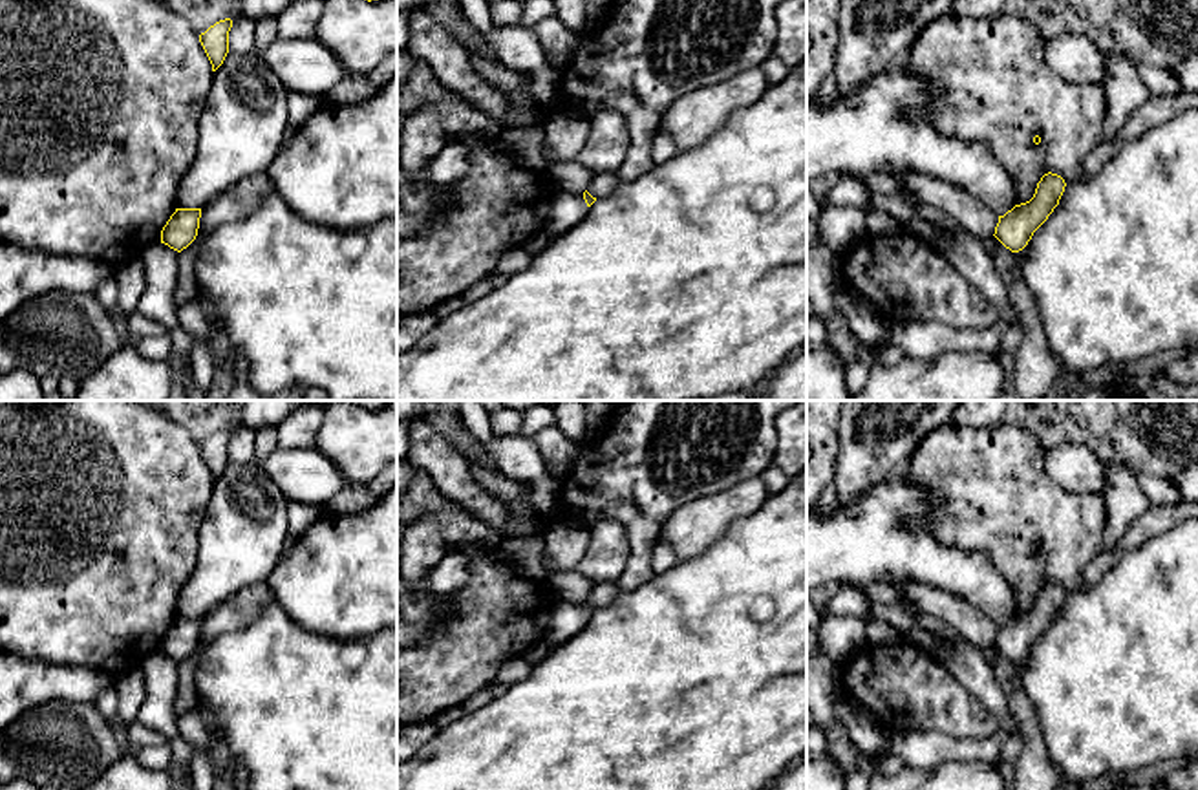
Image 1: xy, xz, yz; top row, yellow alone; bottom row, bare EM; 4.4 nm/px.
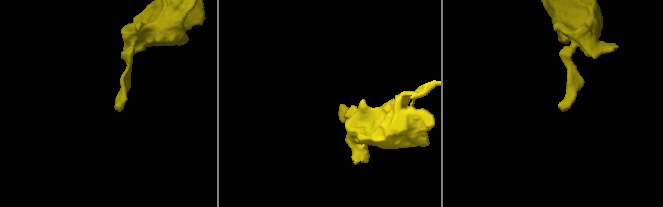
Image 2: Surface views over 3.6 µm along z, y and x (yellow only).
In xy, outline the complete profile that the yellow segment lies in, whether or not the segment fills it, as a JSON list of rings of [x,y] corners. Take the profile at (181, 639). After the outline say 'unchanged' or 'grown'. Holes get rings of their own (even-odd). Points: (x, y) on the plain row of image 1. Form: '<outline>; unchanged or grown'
[[[176,618],[161,640],[161,653],[181,662],[198,646],[201,618]]]; unchanged

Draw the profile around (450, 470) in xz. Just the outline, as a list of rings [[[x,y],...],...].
[[[423,417],[408,430],[408,463],[426,472],[437,490],[477,521],[505,536],[507,503],[492,497],[472,475],[470,461]]]

